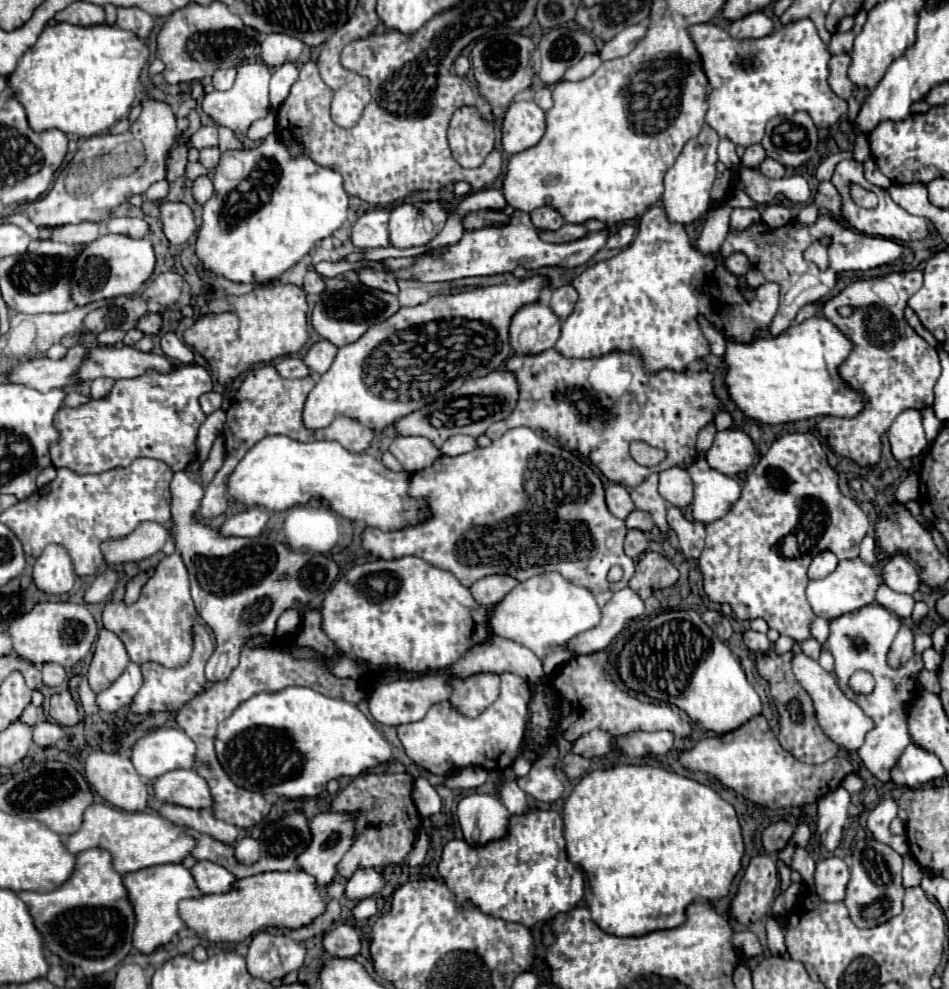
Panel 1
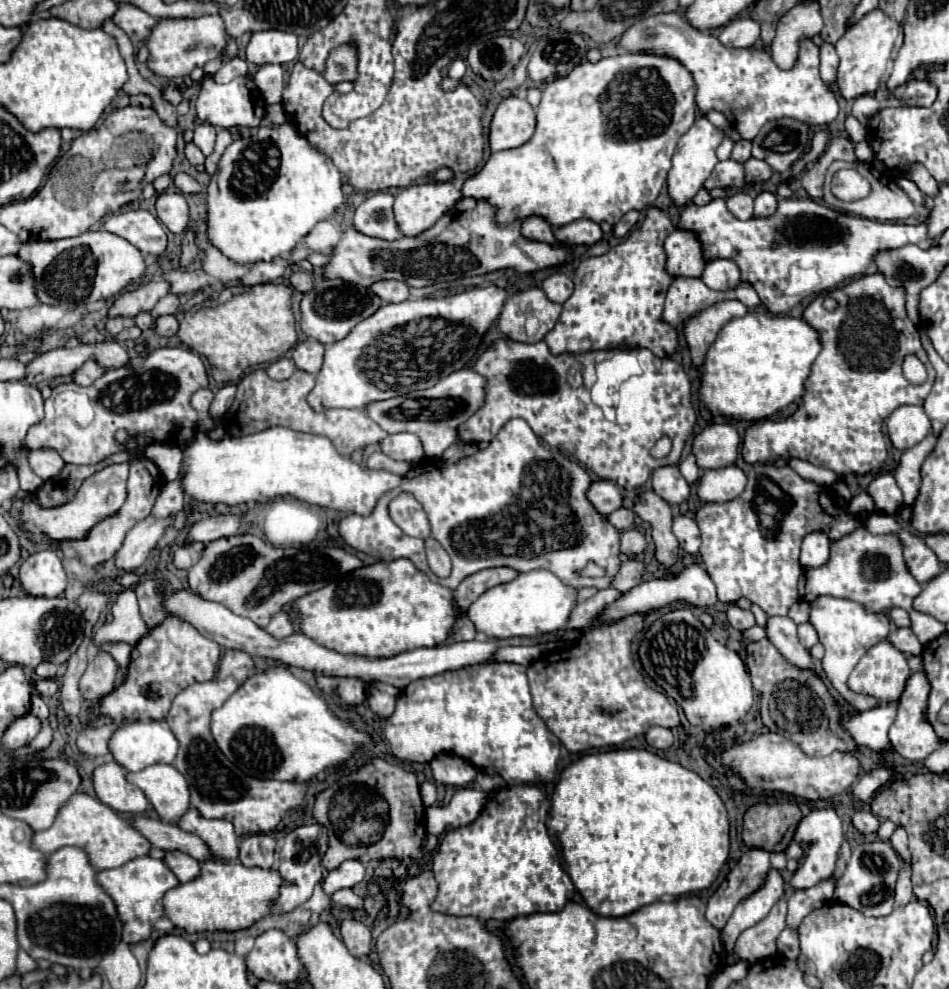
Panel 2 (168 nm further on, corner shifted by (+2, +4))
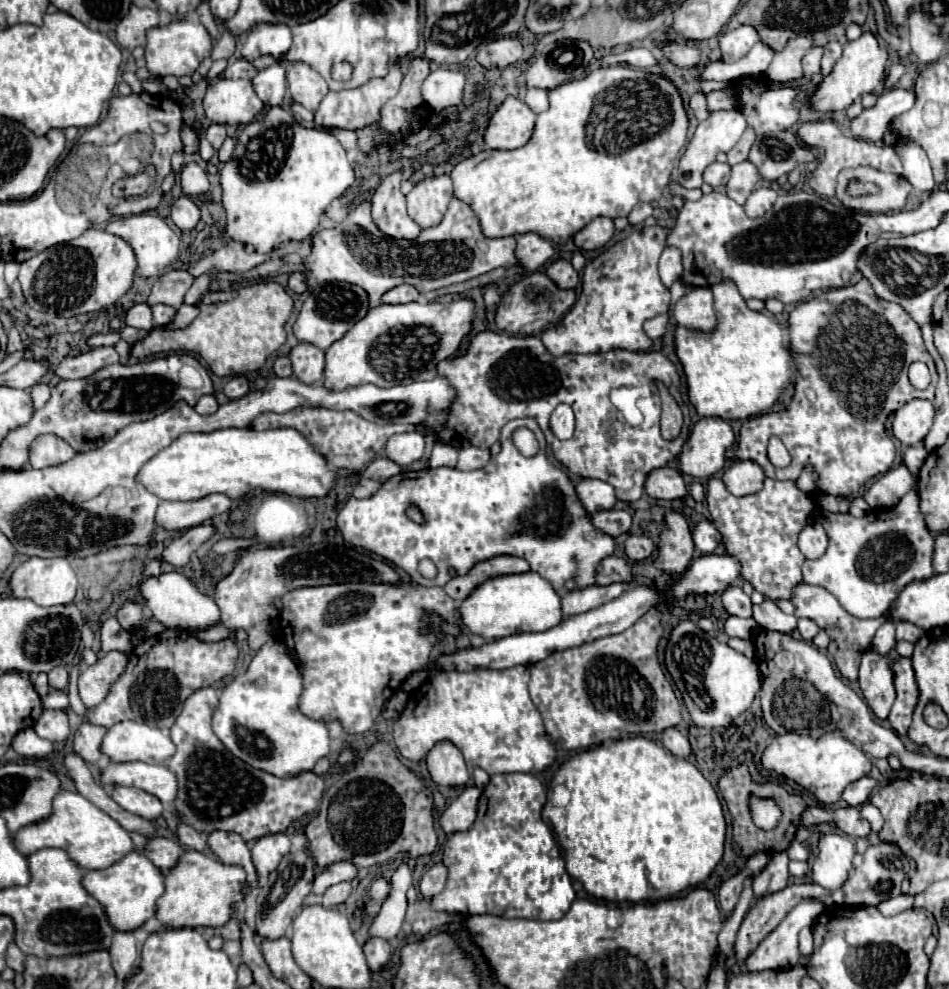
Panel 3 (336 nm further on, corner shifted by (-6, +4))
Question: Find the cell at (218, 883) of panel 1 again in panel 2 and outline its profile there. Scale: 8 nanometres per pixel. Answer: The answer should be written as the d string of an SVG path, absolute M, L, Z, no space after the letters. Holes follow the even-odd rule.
M167 852L165 862L167 862L167 866L171 866L171 870L175 870L175 876L179 878L181 884L195 880L201 874L201 862L191 858L189 854Z

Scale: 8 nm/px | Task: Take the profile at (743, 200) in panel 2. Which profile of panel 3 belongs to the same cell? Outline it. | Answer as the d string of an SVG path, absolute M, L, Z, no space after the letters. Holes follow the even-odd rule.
M741 162L731 166L731 176L729 182L725 186L727 196L731 200L735 200L737 204L743 204L747 200L747 194L753 192L753 188L759 184L759 172L755 170L755 166L751 166L751 162Z

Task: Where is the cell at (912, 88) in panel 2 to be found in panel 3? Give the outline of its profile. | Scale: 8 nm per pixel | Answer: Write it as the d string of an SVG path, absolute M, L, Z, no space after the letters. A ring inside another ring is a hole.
M891 88L885 94L877 96L875 106L863 108L863 112L851 120L851 134L863 140L881 140L891 120L907 112L915 102L913 90Z

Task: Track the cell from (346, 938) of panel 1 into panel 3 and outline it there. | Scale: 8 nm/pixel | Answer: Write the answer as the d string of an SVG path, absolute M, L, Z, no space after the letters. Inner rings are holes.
M371 938L371 940L365 942L363 952L365 952L365 956L367 956L369 968L371 968L373 972L379 972L379 970L389 962L391 946L389 946L389 942L383 940L383 938Z

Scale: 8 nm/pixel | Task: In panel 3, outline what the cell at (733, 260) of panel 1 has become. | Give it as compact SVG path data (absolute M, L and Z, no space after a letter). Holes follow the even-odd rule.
M719 282L711 290L717 316L715 330L701 332L683 326L675 328L675 352L679 362L683 364L689 400L699 416L721 416L723 420L747 420L753 414L769 412L773 402L789 384L789 376L795 374L793 354L787 344L787 334L783 328L779 328L775 318L767 316L765 312L749 310L733 282Z

